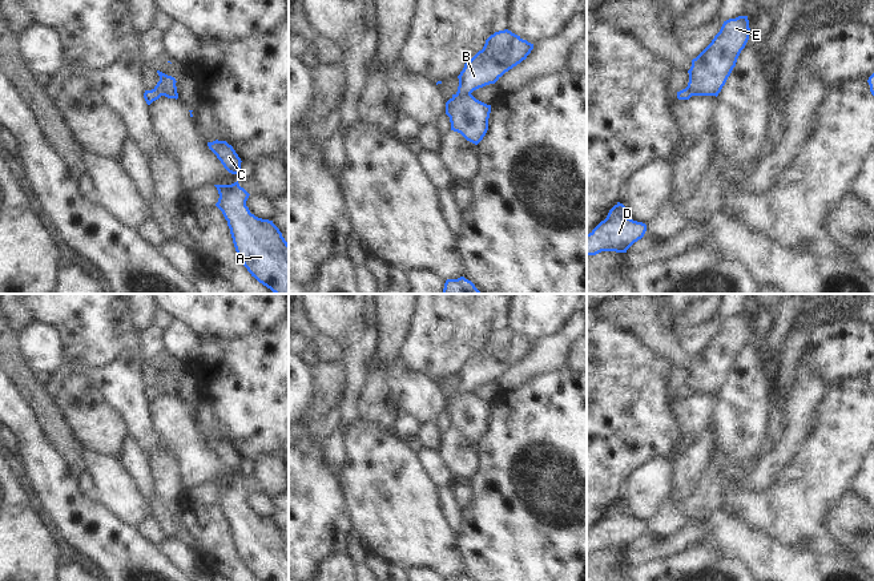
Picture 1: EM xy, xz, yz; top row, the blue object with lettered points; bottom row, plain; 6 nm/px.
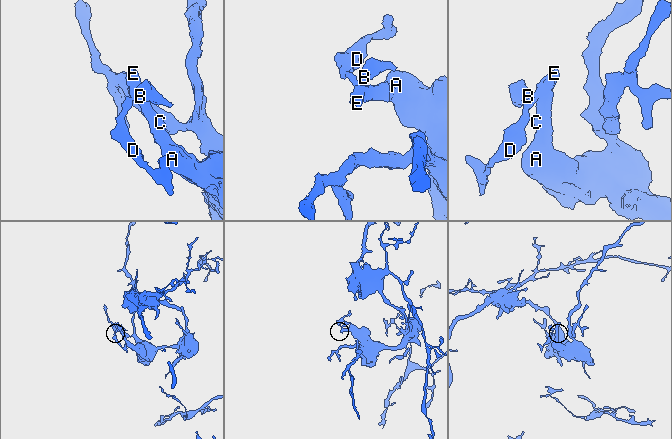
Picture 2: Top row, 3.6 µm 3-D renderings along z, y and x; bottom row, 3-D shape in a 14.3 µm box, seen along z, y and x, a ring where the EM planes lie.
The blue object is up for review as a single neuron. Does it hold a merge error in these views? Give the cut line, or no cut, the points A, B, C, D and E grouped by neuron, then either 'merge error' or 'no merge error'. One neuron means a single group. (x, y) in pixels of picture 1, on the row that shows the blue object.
cut in xz along (470, 93), (452, 99); A C E / B D; merge error

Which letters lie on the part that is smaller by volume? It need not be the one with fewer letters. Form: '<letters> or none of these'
B, D

